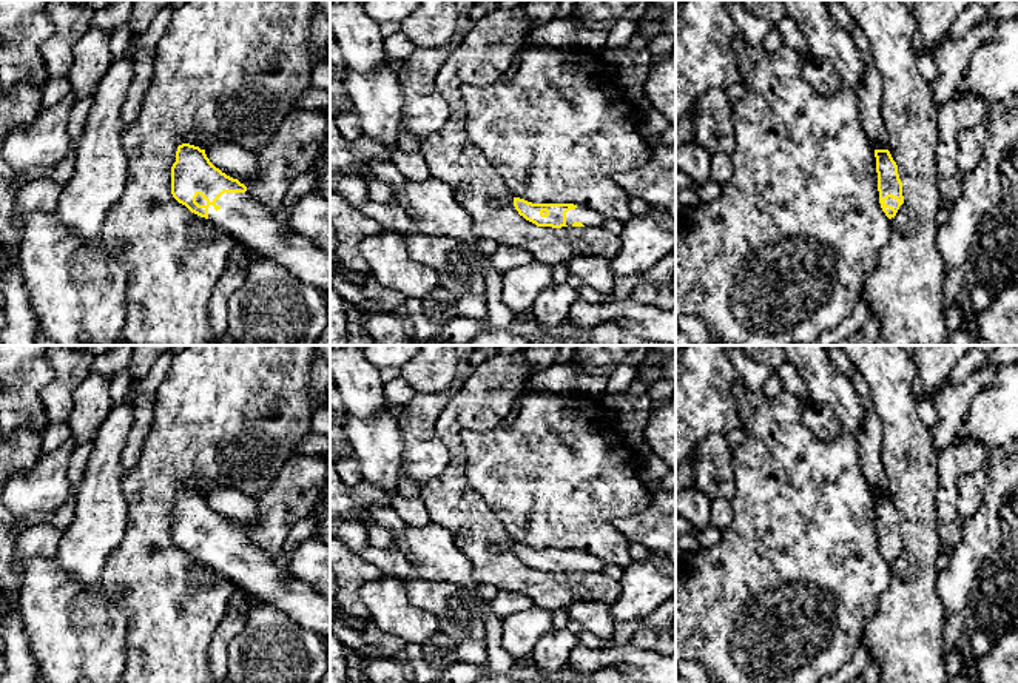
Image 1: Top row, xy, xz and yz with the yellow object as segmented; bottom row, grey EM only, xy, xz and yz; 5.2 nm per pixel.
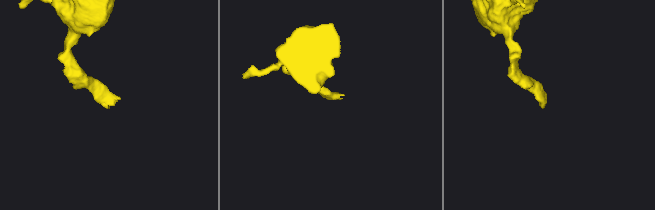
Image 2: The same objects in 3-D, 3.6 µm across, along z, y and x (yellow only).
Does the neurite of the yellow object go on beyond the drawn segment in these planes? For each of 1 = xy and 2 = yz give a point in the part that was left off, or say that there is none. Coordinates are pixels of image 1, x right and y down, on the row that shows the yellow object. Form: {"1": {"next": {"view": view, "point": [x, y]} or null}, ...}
{"1": {"next": {"view": "xy", "point": [246, 219]}}, "2": {"next": {"view": "yz", "point": [892, 202]}}}

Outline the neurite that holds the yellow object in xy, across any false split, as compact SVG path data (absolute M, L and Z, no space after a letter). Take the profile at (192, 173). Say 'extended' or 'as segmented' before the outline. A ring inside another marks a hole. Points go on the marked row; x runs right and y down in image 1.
extended | M182 143L171 167L171 194L191 213L211 220L238 242L281 262L299 281L330 293L330 256L304 236L287 231L275 213L251 197L247 187L216 168L199 146Z

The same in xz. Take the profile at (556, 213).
extended | M514 197L520 216L537 227L603 227L605 217L597 211L580 208L574 204L532 204Z

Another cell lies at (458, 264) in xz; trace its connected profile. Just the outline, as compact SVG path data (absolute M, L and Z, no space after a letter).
M407 234L406 248L415 261L429 265L438 274L438 285L453 296L484 294L484 254L466 241L453 236Z

